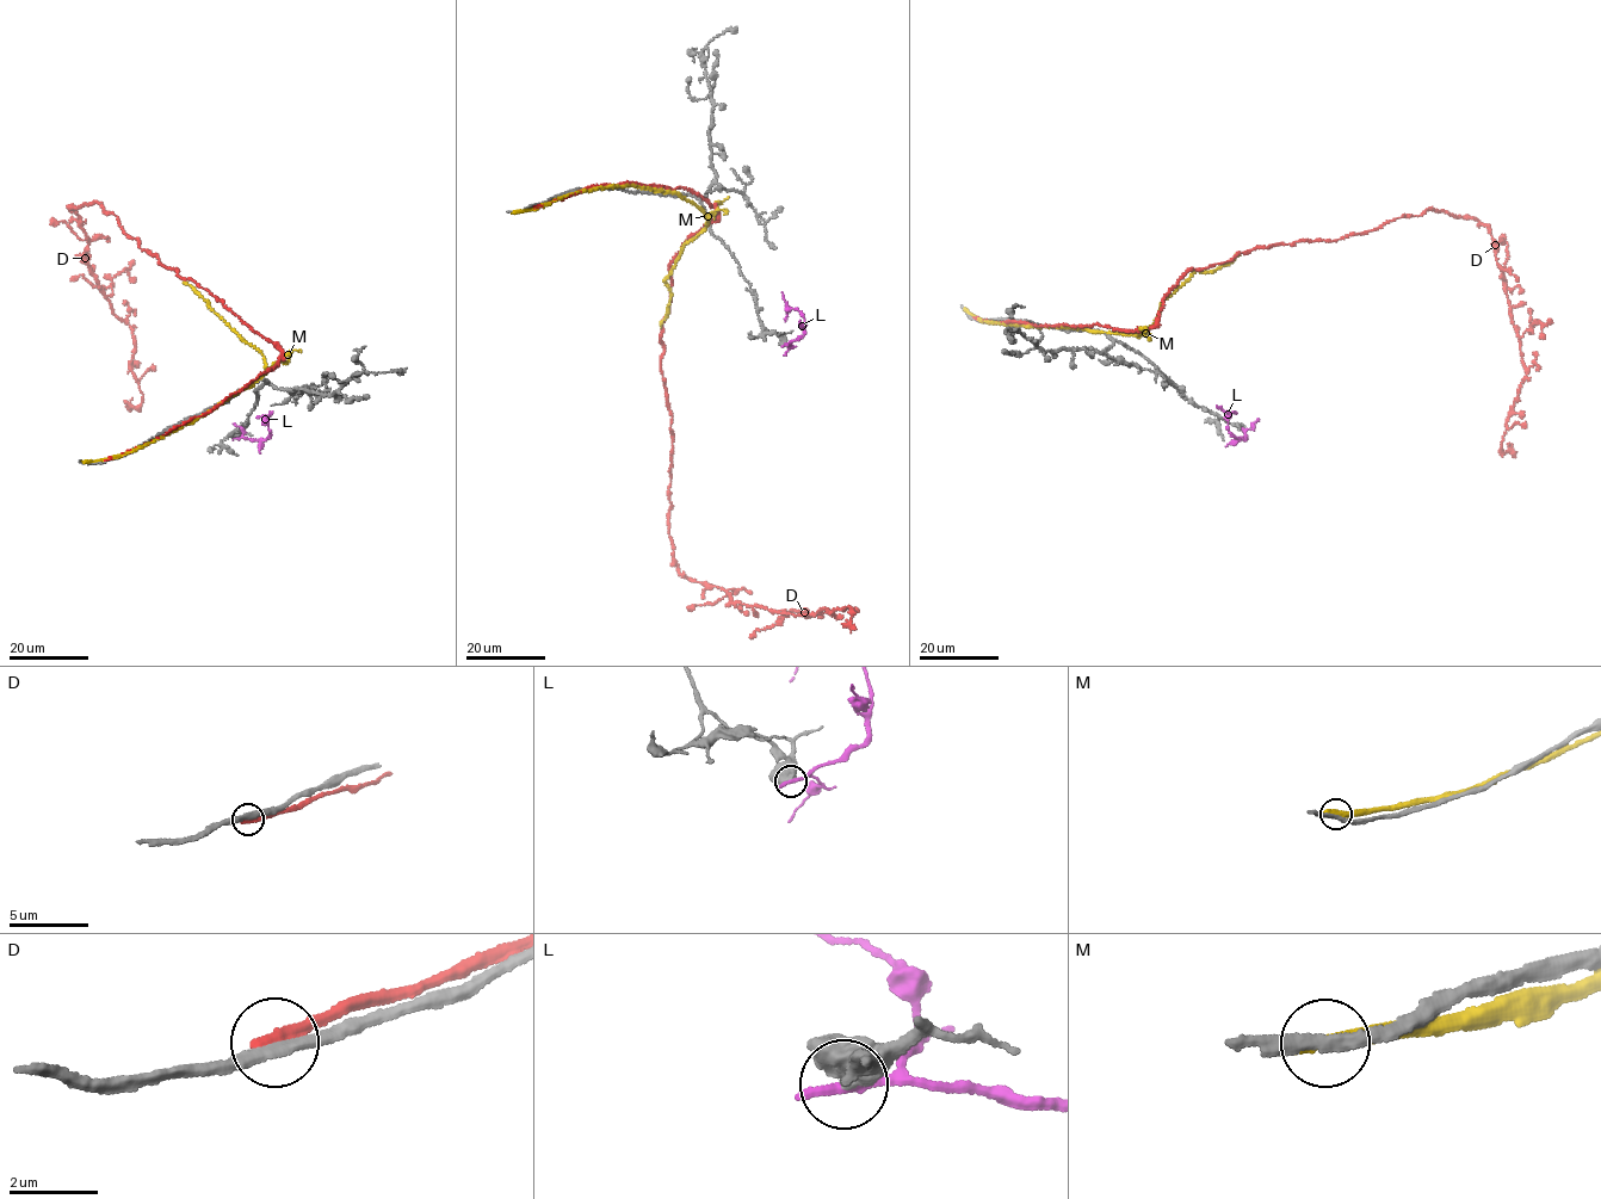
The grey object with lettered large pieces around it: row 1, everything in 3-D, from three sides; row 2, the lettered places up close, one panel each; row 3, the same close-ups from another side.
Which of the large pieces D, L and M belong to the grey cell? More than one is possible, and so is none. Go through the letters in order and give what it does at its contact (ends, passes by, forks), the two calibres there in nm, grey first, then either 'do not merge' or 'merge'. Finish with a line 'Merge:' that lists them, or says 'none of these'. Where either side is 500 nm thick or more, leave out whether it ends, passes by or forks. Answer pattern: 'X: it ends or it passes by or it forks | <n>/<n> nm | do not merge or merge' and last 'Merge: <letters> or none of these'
D: it ends | 280/360 nm | do not merge
L: 700/280 nm | do not merge
M: it ends | 280/440 nm | do not merge
Merge: none of these

